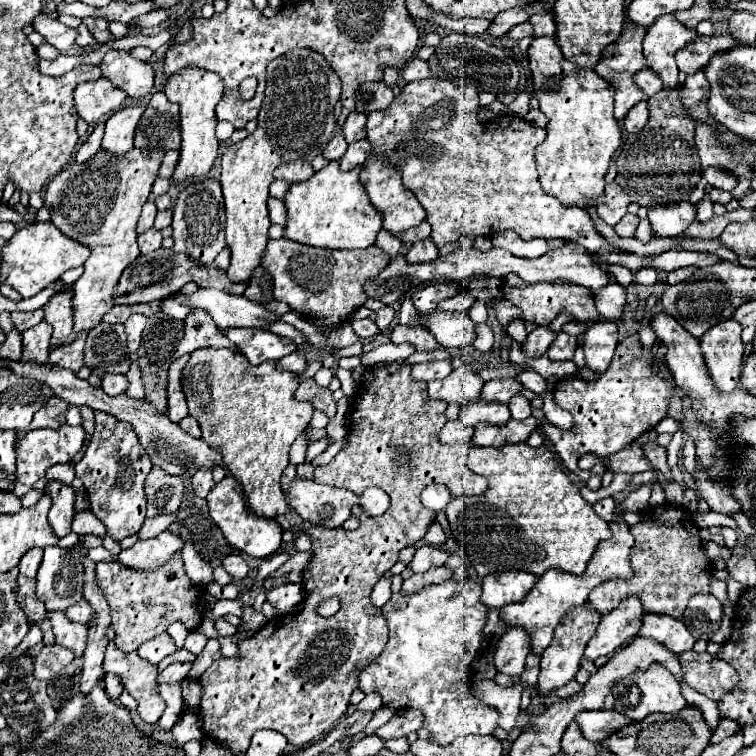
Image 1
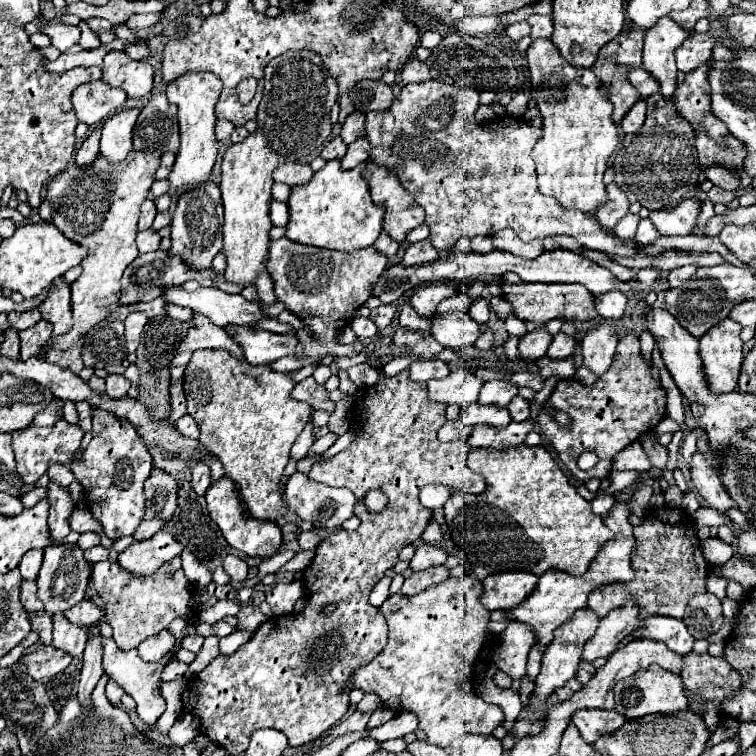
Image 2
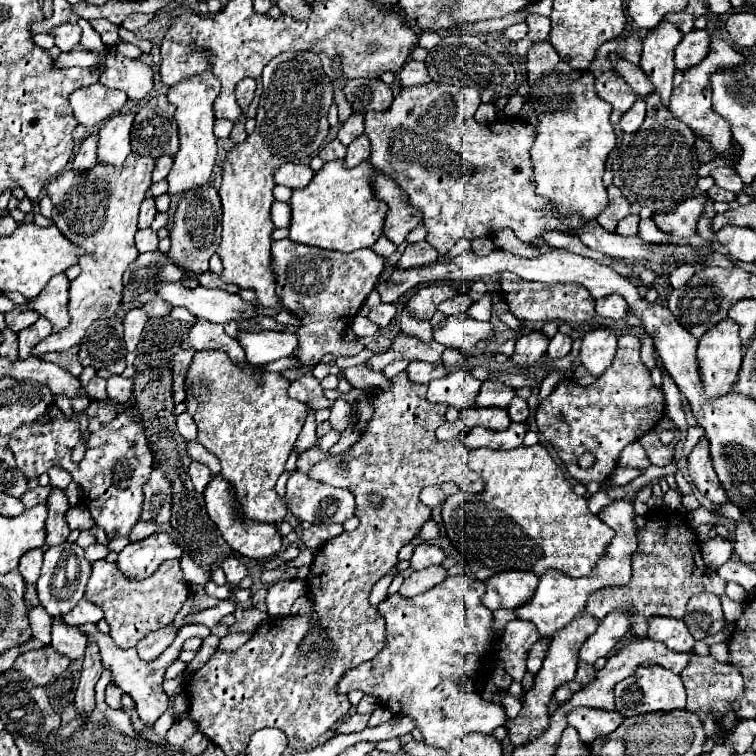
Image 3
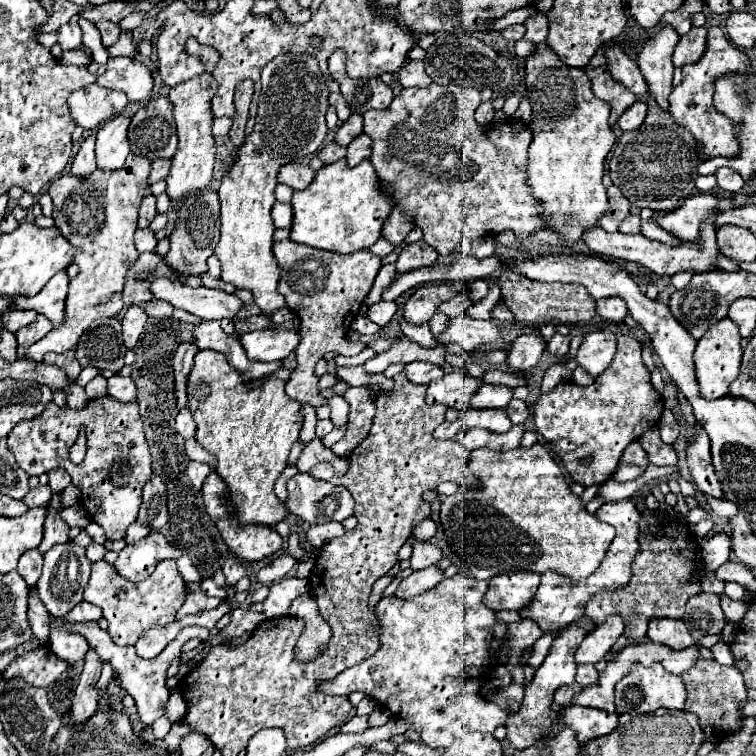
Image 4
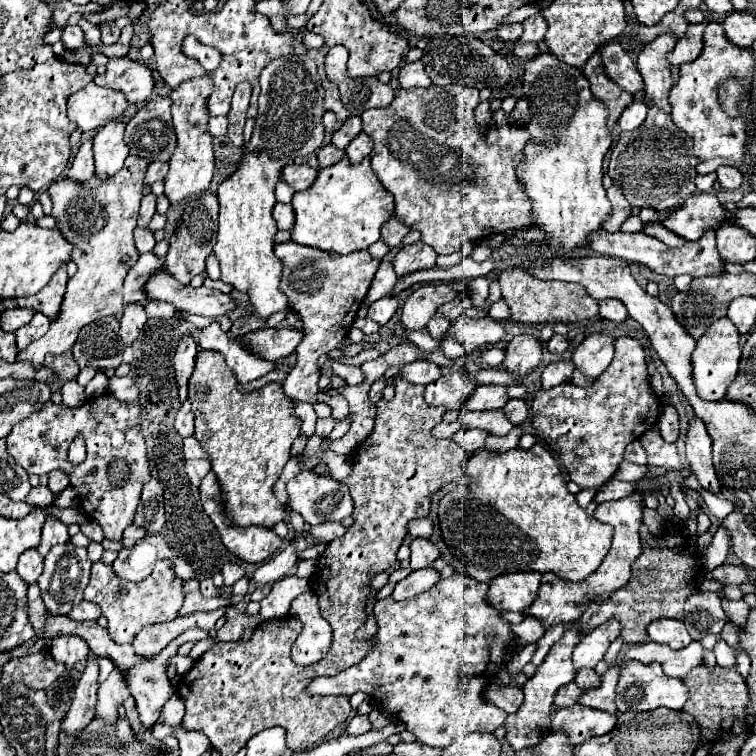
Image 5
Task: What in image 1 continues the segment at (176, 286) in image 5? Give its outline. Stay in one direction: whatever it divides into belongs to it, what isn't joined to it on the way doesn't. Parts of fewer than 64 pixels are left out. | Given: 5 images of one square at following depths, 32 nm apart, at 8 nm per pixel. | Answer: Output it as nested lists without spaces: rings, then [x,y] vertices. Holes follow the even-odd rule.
[[[198,288],[194,294],[176,292],[168,296],[168,300],[176,300],[178,304],[190,308],[204,308],[214,320],[214,324],[222,330],[226,328],[264,328],[264,324],[278,320],[272,312],[268,312],[260,302],[252,302],[244,296],[232,296],[220,292],[218,288]]]

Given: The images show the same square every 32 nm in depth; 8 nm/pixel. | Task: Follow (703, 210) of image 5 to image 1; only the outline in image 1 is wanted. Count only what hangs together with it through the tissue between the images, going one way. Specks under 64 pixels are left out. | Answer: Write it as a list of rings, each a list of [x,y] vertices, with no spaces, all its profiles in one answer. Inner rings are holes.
[[[686,200],[676,206],[650,208],[648,218],[656,236],[682,236],[696,220],[696,204]]]

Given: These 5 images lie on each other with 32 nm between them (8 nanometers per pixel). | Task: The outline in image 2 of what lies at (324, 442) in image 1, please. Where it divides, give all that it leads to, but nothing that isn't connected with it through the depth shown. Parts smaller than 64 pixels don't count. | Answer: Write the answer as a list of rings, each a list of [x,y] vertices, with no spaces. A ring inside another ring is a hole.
[[[329,432],[325,436],[322,436],[321,438],[317,439],[316,442],[310,447],[310,450],[308,451],[308,454],[323,454],[325,451],[327,451],[337,440],[337,437],[335,434]]]

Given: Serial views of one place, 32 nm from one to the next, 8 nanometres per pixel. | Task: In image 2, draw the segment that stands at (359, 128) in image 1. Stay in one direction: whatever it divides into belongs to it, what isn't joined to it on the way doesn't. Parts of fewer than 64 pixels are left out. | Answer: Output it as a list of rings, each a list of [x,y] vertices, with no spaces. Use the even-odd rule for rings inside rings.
[[[352,112],[348,116],[348,120],[342,124],[340,128],[340,138],[344,140],[344,144],[352,144],[356,138],[364,136],[364,114],[362,112]]]

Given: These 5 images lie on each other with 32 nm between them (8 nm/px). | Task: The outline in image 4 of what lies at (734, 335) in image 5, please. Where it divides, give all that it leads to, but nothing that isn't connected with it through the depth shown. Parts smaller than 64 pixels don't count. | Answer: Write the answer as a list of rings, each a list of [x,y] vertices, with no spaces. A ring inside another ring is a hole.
[[[730,318],[718,320],[718,324],[708,328],[708,332],[698,340],[698,346],[696,346],[696,352],[694,352],[696,382],[698,382],[698,388],[700,388],[700,394],[706,400],[716,400],[716,398],[722,398],[722,396],[728,394],[728,386],[738,376],[740,358],[742,358],[740,334],[738,334],[738,326]]]

